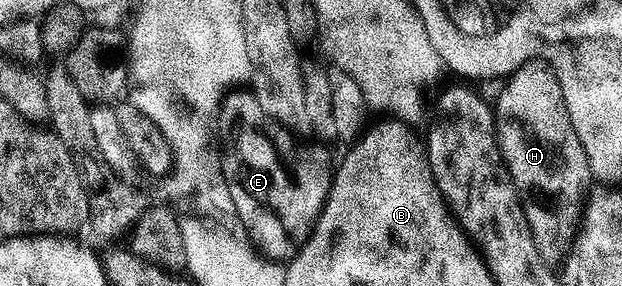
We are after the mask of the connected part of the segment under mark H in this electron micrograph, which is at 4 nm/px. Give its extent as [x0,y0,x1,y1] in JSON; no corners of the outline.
[493,60,593,266]

